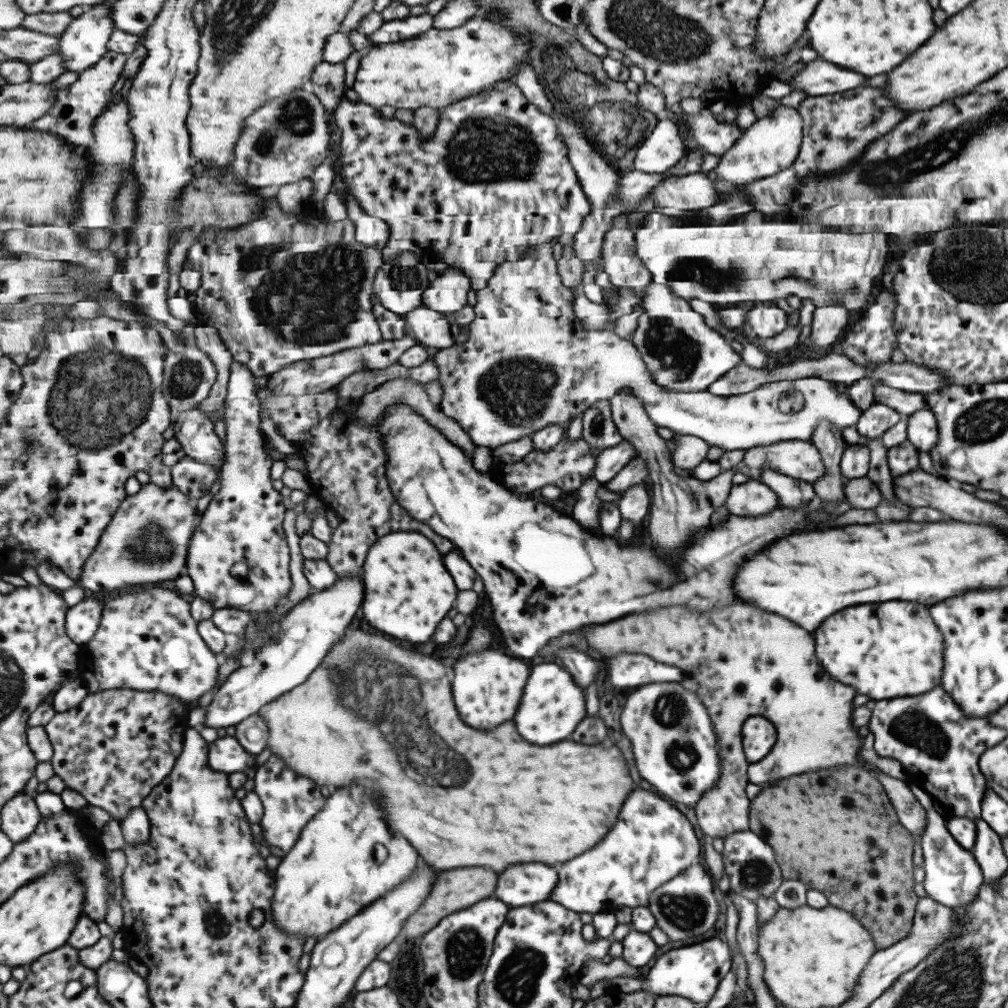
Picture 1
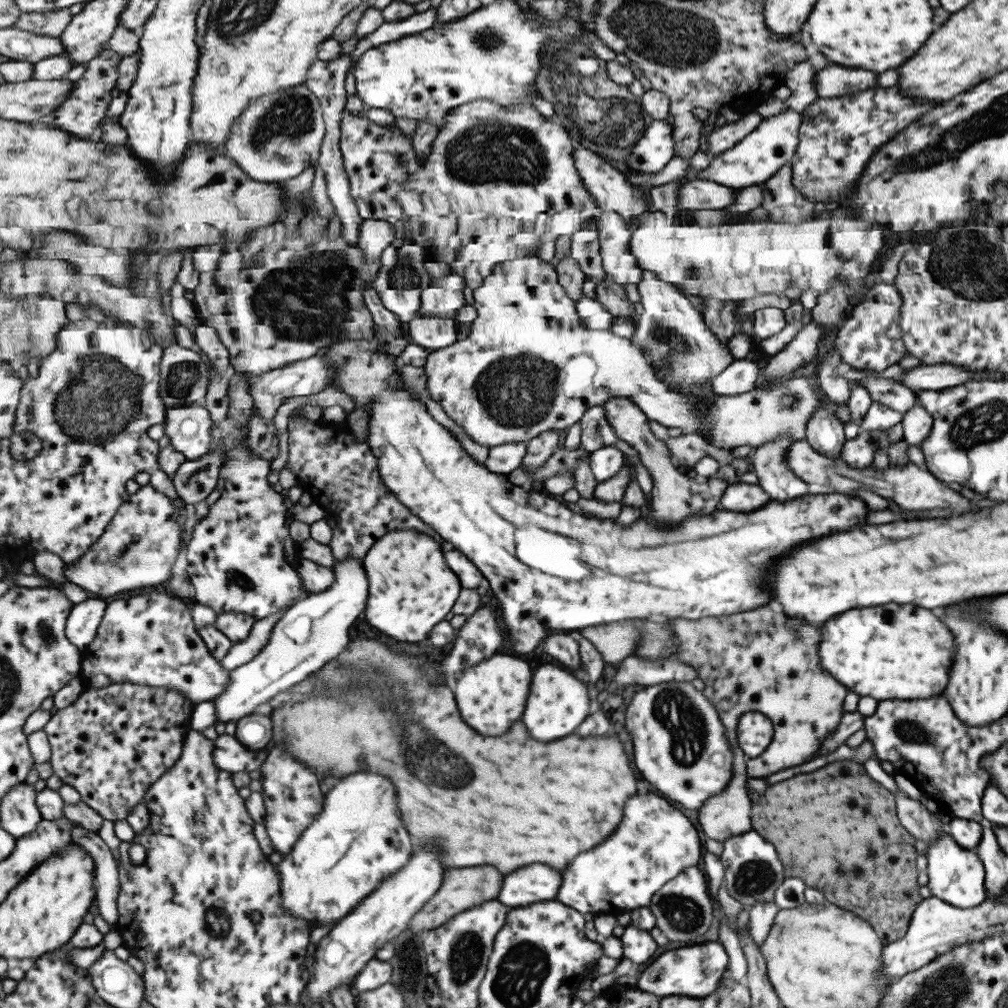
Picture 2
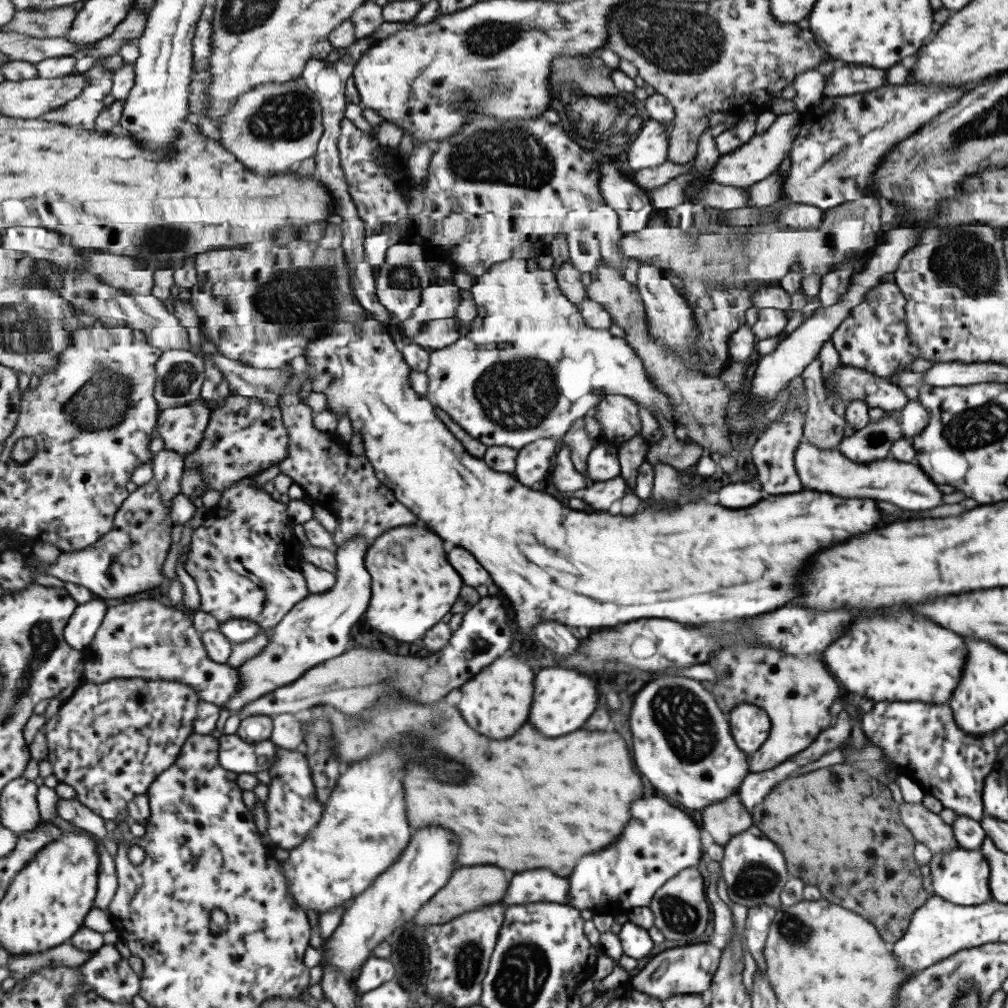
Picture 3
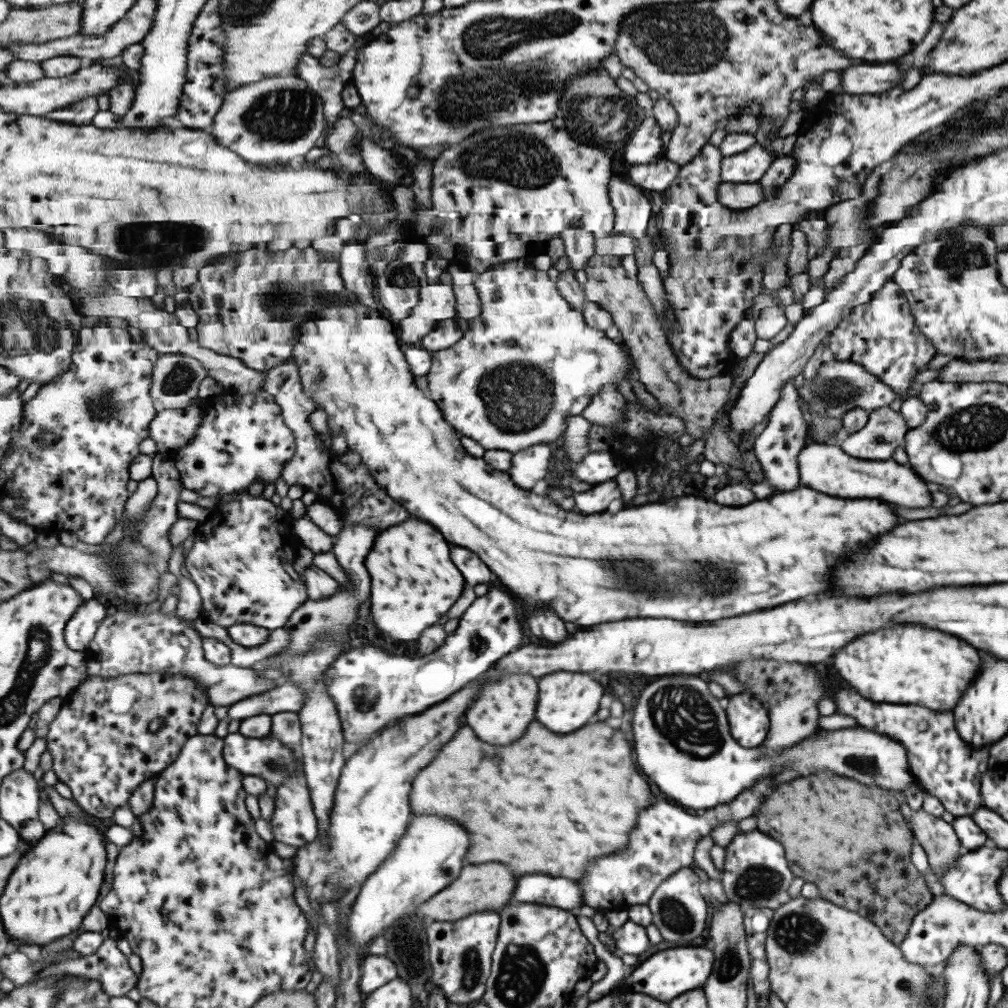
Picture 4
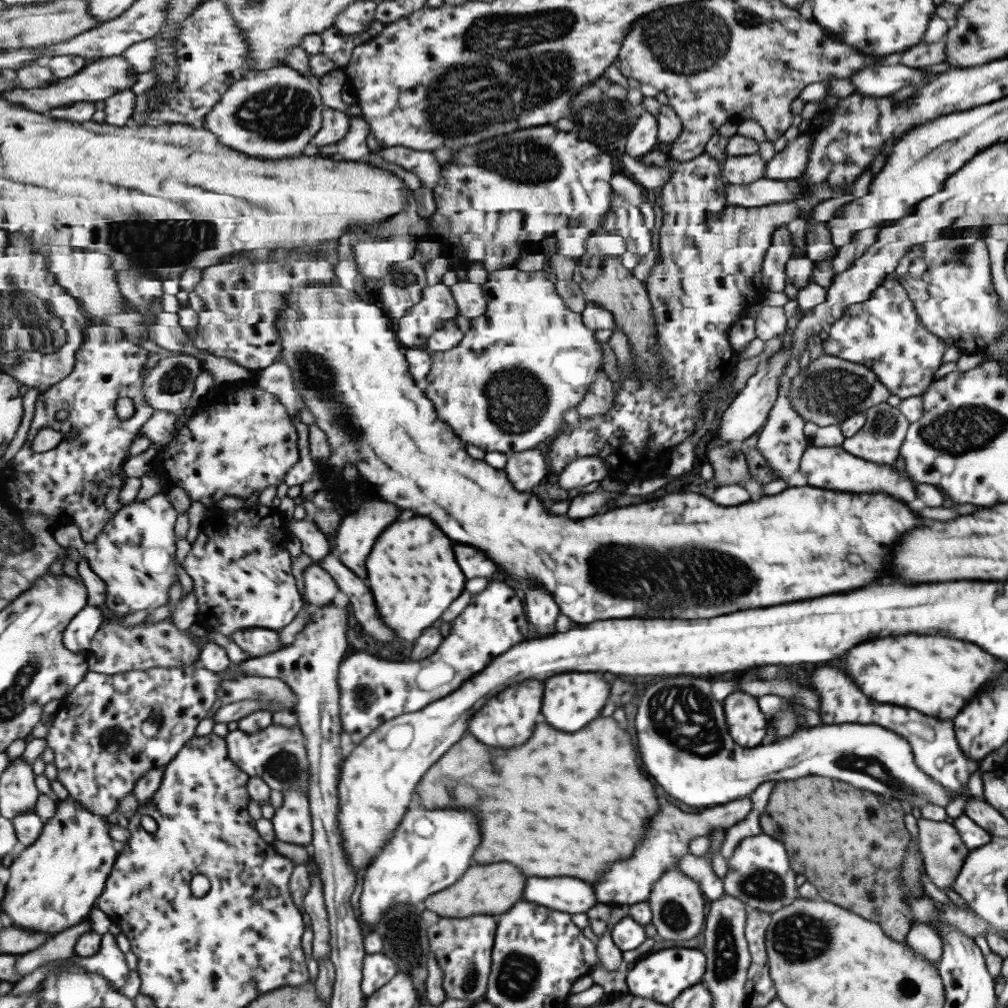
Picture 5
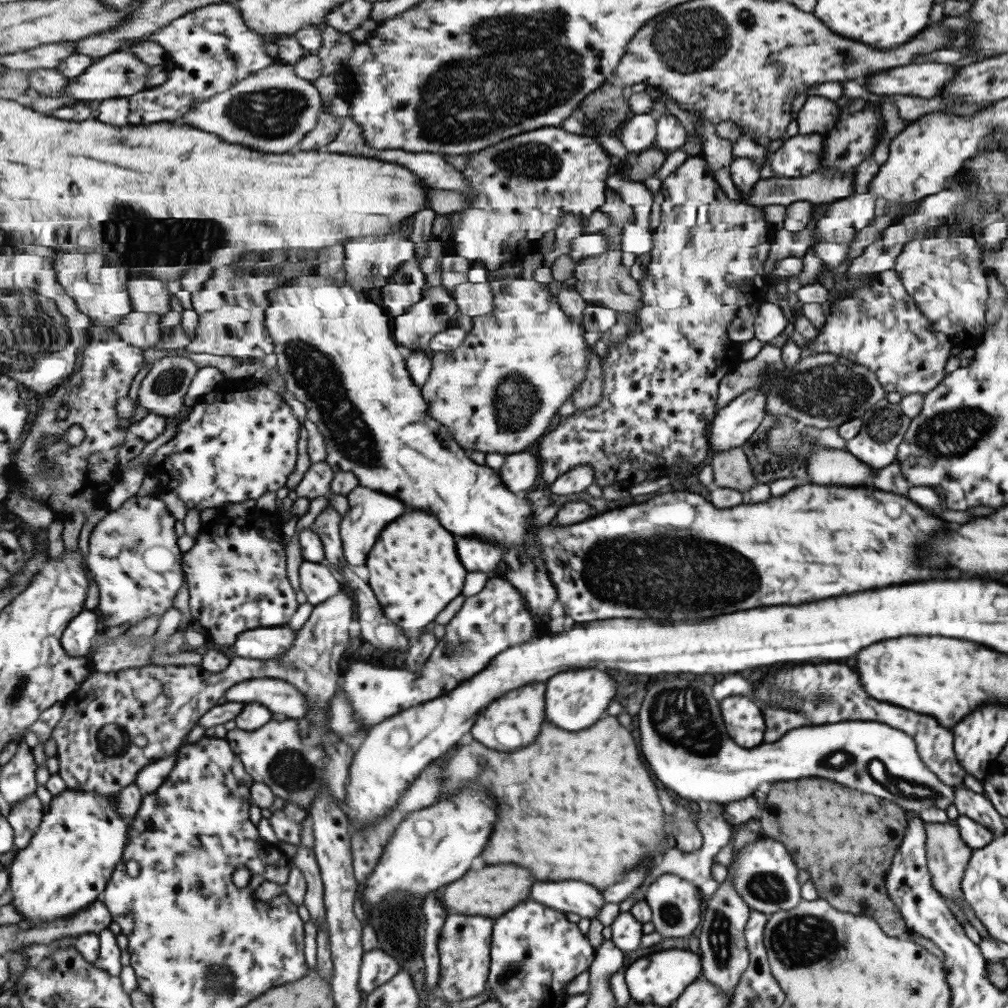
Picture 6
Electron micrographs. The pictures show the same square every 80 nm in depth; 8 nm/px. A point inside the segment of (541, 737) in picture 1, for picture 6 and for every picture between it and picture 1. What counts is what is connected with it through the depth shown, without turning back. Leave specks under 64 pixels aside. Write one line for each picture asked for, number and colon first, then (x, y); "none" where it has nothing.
2: (560, 703)
3: (564, 700)
4: (570, 699)
5: (574, 700)
6: (576, 698)

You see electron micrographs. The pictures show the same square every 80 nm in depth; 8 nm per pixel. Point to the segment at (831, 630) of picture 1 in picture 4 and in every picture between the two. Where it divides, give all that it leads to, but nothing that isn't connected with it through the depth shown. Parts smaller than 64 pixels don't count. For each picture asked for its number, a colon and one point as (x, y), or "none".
2: (896, 651)
3: (894, 655)
4: (905, 665)

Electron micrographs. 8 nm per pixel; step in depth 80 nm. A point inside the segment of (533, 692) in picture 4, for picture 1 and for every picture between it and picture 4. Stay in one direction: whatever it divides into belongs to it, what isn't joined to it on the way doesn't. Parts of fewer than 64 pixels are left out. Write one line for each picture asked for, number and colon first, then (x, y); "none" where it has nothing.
1: (489, 685)
2: (493, 694)
3: (498, 702)

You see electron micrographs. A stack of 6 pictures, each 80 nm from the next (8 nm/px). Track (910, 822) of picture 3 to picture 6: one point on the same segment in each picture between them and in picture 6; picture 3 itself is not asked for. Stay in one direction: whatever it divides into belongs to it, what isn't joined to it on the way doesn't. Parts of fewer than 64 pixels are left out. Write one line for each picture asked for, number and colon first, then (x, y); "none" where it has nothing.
4: (936, 837)
5: (943, 853)
6: (946, 854)

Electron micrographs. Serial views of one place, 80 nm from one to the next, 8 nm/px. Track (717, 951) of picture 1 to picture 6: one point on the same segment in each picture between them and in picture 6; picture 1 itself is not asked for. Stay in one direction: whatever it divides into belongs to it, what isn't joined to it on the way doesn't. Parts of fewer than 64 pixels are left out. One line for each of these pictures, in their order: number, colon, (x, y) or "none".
2: (693, 971)
3: (690, 969)
4: (668, 974)
5: (661, 976)
6: (660, 978)

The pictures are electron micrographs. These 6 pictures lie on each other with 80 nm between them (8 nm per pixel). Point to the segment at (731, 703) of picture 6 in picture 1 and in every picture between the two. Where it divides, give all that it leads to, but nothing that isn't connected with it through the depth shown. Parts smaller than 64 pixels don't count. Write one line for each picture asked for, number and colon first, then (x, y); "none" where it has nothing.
1: (757, 734)
2: (754, 730)
3: (750, 725)
4: (748, 719)
5: (747, 725)

